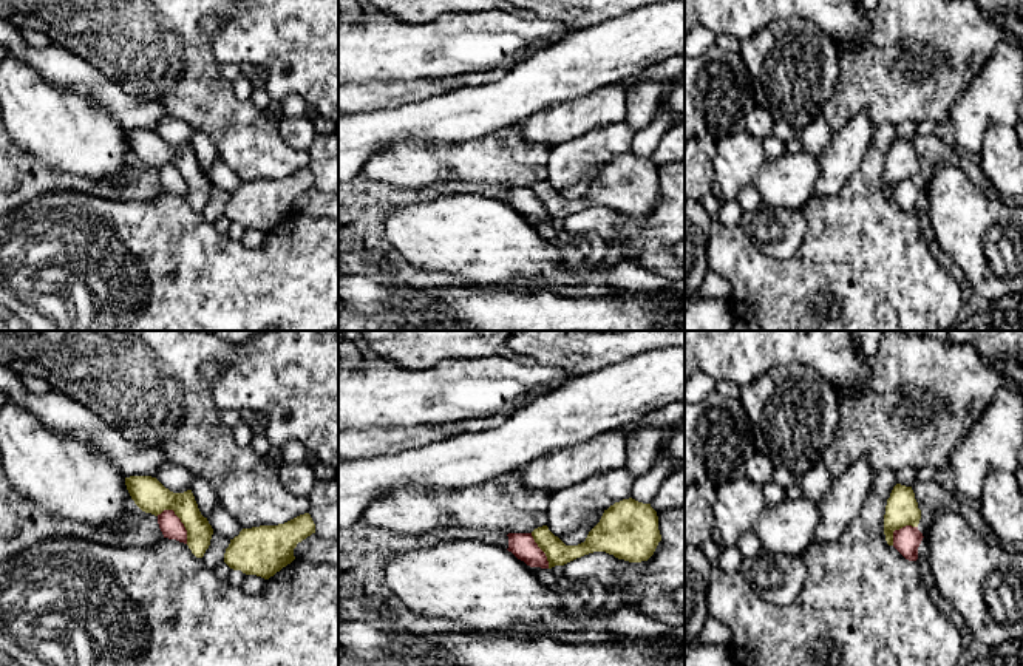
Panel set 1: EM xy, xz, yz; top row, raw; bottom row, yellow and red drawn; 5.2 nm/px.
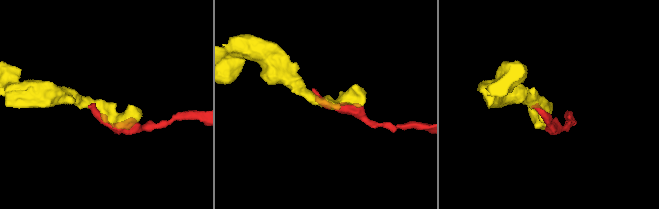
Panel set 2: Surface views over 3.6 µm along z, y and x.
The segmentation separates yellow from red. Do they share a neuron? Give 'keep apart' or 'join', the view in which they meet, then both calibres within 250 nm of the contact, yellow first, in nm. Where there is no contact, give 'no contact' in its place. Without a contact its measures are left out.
keep apart; meets yellow in xy; 170 nm thick on the yellow side, 120 nm on the other

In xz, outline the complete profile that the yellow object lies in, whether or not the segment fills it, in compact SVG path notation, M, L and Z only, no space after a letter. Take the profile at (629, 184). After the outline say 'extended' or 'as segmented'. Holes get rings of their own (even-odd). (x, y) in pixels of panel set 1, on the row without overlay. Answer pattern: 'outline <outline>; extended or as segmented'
outline M632 151L615 156L604 164L600 176L578 199L566 199L547 179L535 182L532 190L545 207L549 223L593 206L606 206L618 213L641 216L654 209L661 195L657 165L651 158Z; as segmented

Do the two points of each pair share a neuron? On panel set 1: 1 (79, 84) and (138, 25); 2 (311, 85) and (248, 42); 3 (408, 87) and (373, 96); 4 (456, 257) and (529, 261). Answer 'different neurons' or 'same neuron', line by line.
1: different neurons
2: same neuron
3: same neuron
4: same neuron

